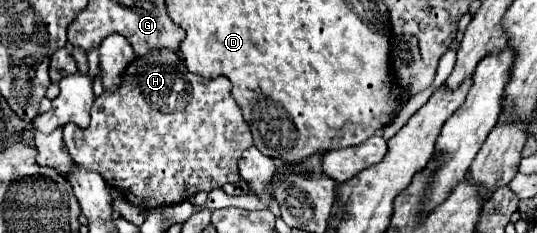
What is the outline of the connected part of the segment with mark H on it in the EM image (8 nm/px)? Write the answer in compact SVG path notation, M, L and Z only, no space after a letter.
M156 50L154 54L136 58L126 68L118 92L104 92L96 98L92 122L86 130L76 128L74 124L64 126L64 144L78 166L100 172L100 176L112 188L122 192L130 204L142 210L180 204L198 192L210 192L240 180L236 162L240 154L252 146L252 134L230 90L232 84L228 78L220 76L216 80L204 80L198 74L188 72L176 52Z

